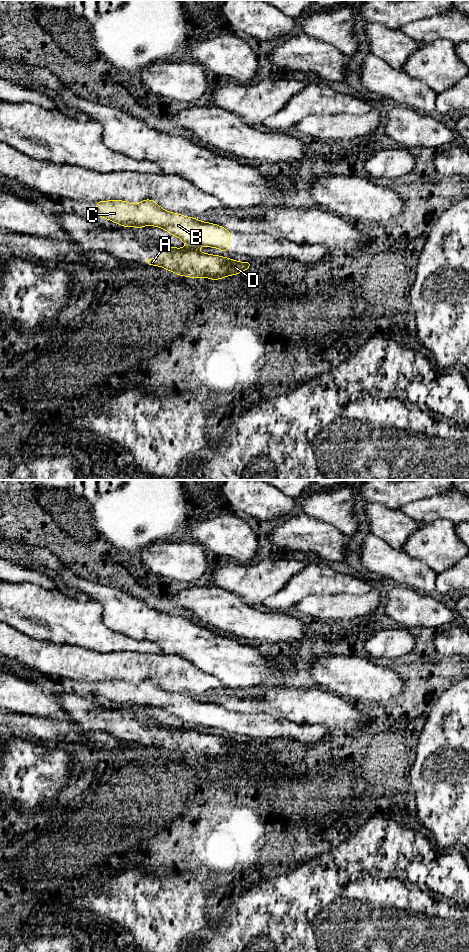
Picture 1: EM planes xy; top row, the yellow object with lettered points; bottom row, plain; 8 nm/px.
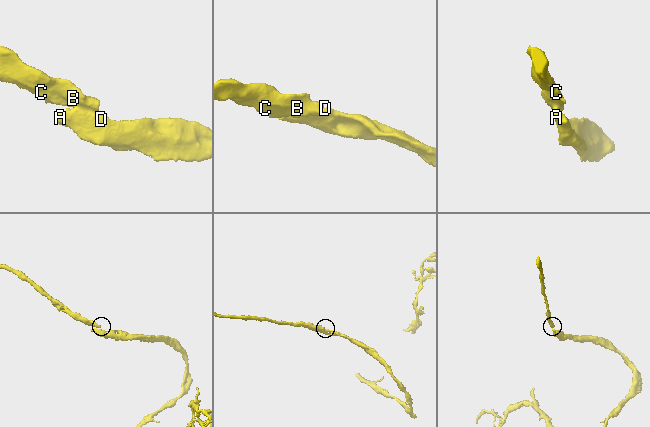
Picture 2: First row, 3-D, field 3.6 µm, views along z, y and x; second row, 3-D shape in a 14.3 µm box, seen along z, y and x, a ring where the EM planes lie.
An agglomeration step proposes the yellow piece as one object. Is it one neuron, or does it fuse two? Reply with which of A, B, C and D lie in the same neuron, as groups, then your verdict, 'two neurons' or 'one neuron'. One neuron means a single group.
A D / B C; two neurons

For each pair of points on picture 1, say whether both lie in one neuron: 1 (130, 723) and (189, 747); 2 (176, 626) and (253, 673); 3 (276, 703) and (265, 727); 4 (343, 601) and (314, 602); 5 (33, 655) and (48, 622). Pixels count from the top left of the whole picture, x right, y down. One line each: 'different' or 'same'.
1: same
2: same
3: different
4: same
5: different

